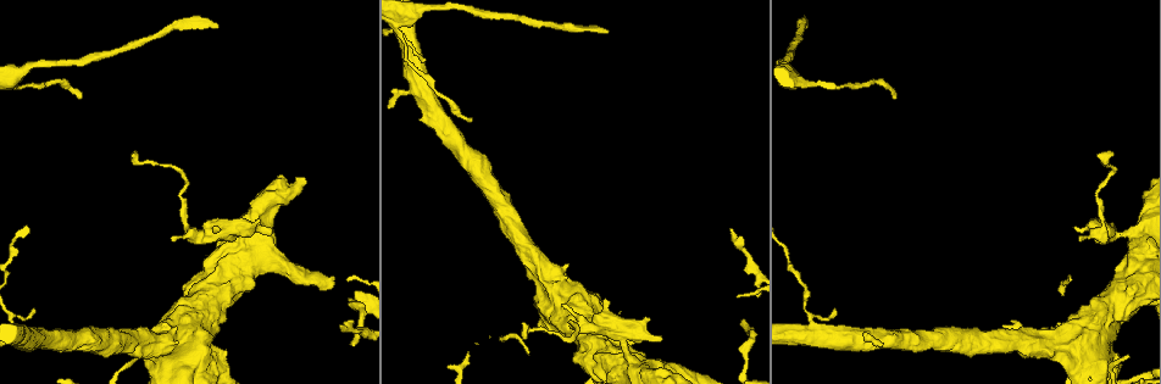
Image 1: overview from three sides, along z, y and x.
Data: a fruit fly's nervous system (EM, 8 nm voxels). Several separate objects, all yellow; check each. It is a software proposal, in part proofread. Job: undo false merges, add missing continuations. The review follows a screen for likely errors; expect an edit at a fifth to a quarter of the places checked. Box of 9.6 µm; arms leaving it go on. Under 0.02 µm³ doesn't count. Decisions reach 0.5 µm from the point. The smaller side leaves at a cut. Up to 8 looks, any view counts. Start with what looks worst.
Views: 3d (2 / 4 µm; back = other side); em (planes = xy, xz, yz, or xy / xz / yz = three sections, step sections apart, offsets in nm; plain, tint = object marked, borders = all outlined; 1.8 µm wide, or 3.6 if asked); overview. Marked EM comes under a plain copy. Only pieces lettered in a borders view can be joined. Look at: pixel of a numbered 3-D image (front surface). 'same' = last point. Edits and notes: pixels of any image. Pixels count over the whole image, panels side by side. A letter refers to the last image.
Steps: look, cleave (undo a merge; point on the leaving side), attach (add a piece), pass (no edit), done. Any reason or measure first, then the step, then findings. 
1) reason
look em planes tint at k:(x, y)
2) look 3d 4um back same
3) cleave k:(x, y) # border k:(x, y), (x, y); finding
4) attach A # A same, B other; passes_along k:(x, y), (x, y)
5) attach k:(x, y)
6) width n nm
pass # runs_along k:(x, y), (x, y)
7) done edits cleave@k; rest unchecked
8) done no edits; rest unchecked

an open end
look 3d 4um at 1:(608, 32)

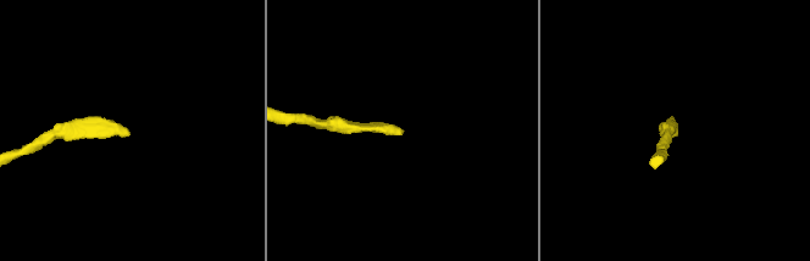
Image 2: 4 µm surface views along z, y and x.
look em planes borders at 2:(129, 132)

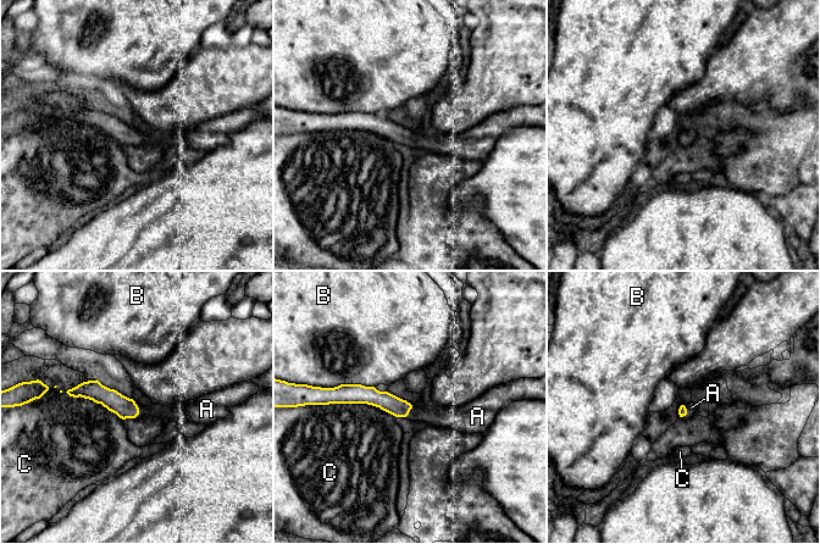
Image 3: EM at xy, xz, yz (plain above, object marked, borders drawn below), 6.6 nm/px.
attach A # A same, B other, C other; passes_along 3:(125, 408), (138, 410), (176, 412); it goes on there

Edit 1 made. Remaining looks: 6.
redraw
look overview

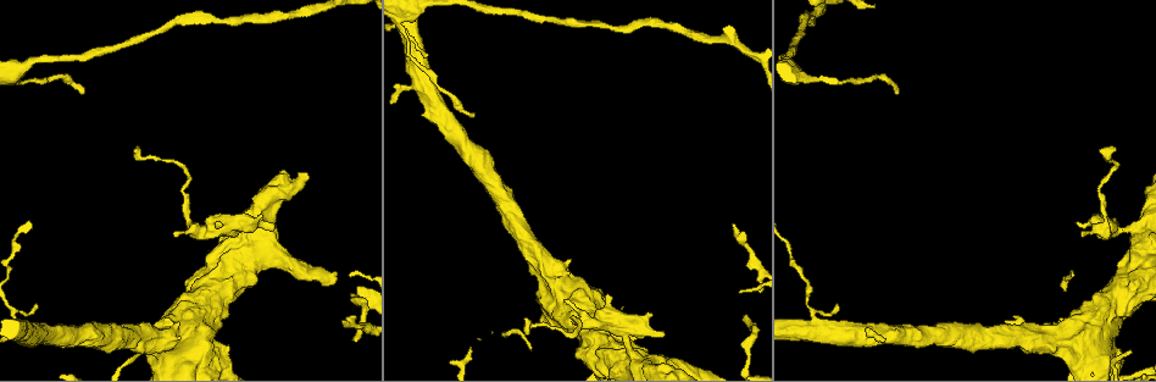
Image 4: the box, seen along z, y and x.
branch stops here
look em planes borders at 4:(354, 341)

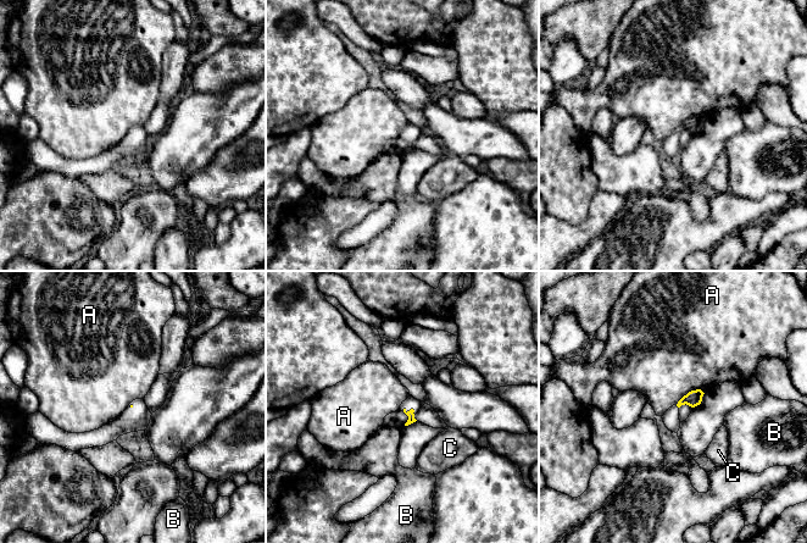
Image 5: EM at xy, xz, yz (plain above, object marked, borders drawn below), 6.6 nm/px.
pass # A other, B other, C other; border 5:(703, 392), (691, 389), (677, 402); none of them fits

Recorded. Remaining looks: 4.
tapers out
look em xz step 4 borders at 4:(526, 332)

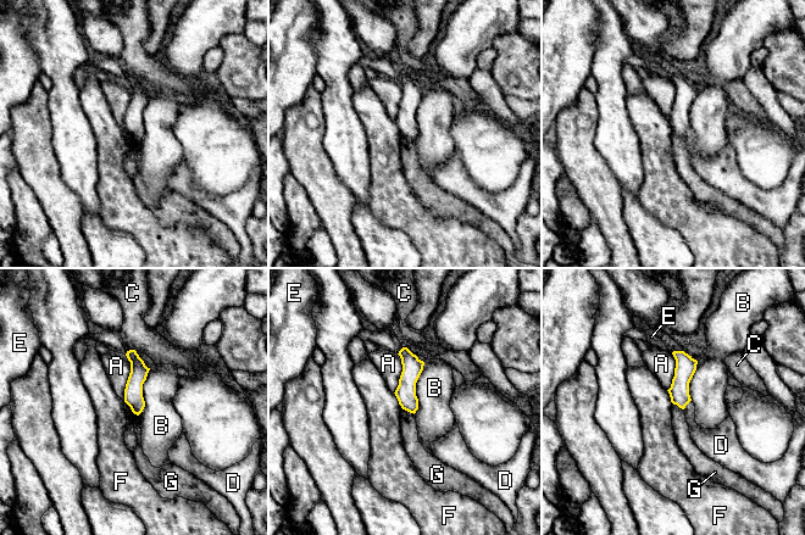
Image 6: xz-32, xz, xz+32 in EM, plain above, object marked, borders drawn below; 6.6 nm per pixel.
look em planes borders same

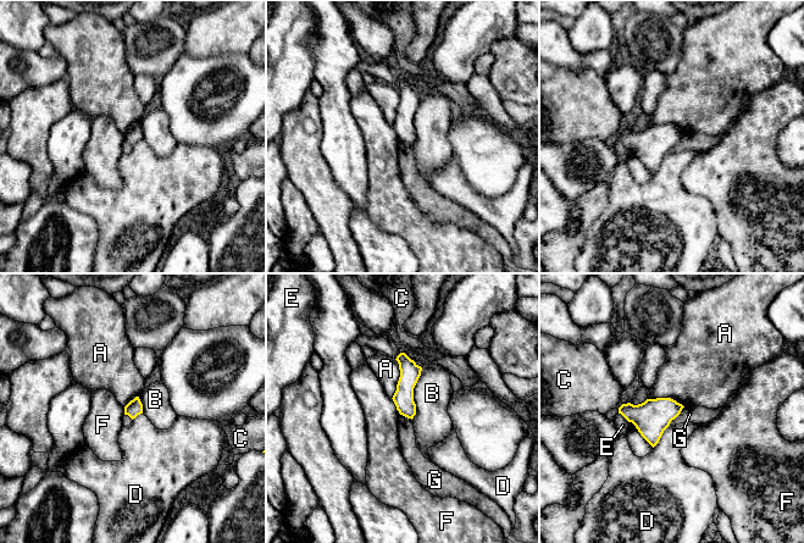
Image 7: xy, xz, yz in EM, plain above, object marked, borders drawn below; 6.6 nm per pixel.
width 110 nm
pass # A other, B other, C other, D other, E other, F other, G other; no lettered piece goes on from it

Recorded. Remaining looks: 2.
done edits attach@3; rest unchecked

